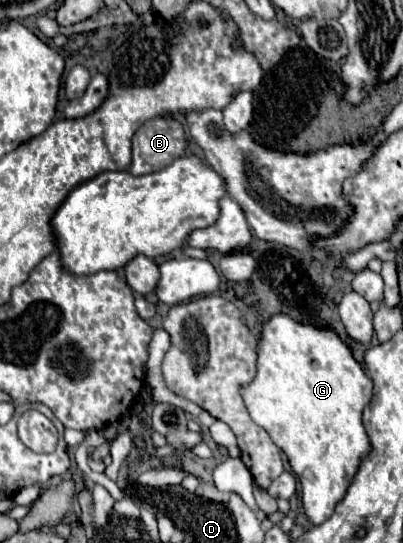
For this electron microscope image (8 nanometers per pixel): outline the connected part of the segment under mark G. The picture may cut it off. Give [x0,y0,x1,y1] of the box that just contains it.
[242,313,372,525]

